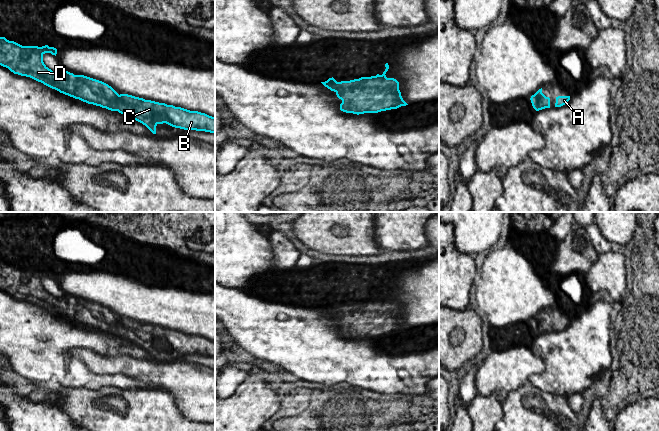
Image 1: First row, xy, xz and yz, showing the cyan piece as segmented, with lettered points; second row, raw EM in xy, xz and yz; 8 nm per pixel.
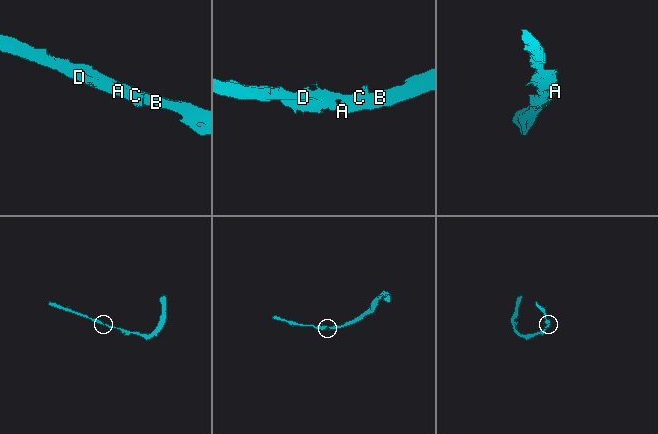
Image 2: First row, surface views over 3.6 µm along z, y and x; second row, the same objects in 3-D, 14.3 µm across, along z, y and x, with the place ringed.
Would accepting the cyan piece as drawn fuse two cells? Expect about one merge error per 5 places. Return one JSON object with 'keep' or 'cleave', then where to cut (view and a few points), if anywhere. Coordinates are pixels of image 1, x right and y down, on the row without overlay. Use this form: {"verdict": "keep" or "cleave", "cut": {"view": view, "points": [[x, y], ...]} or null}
{"verdict": "keep", "cut": null}

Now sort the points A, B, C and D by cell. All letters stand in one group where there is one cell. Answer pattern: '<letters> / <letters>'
A B C D

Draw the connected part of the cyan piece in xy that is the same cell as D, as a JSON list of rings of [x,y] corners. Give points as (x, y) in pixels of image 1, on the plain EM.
[[[0,261],[0,289],[14,298],[30,301],[88,328],[118,335],[142,347],[153,358],[156,358],[156,350],[163,347],[184,354],[215,357],[215,341],[128,318],[119,319],[108,308],[84,299],[68,295],[55,297],[44,288],[45,277],[56,280],[57,273],[48,269],[22,270]]]

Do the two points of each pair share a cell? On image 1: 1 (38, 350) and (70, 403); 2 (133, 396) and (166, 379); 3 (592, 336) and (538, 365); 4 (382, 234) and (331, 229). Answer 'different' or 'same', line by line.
1: different
2: different
3: different
4: different

